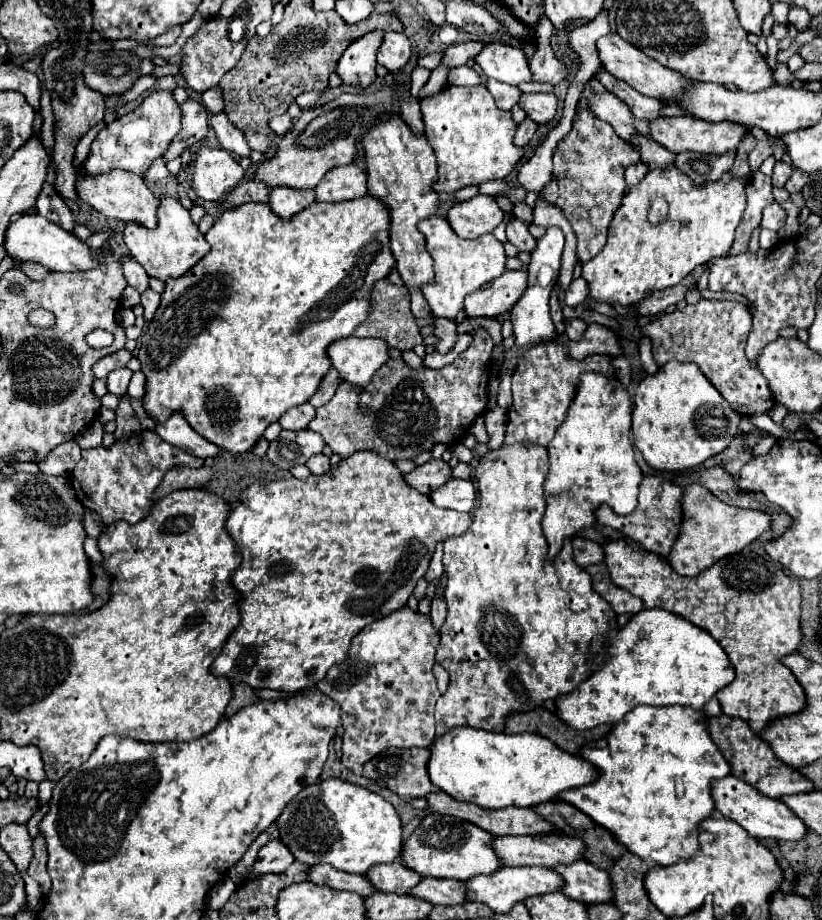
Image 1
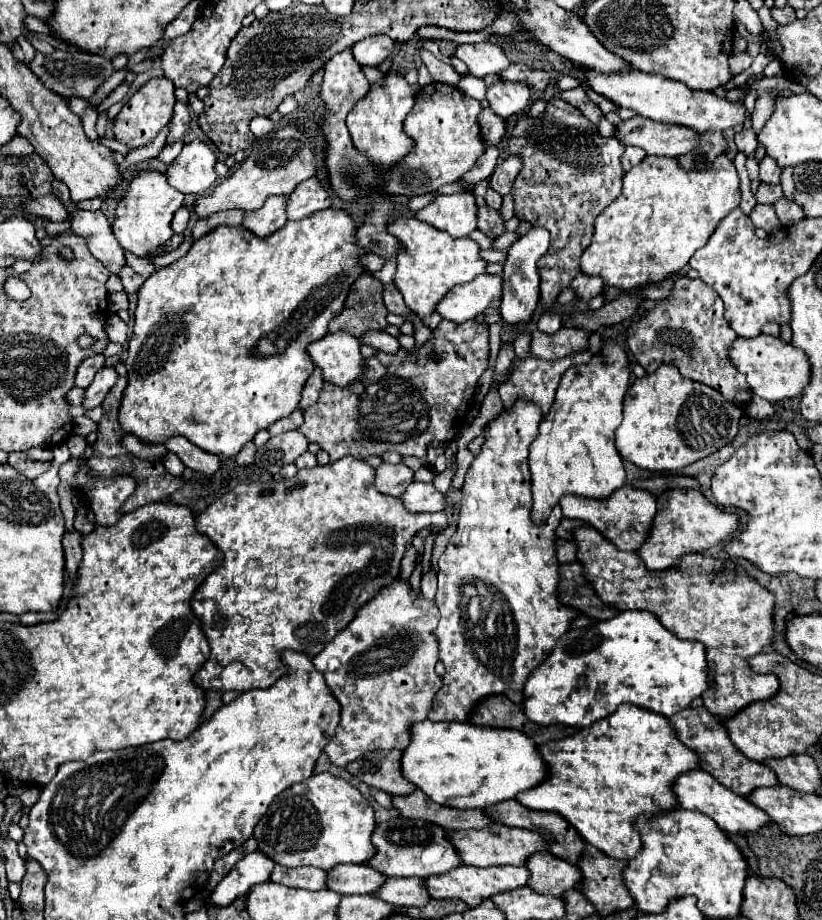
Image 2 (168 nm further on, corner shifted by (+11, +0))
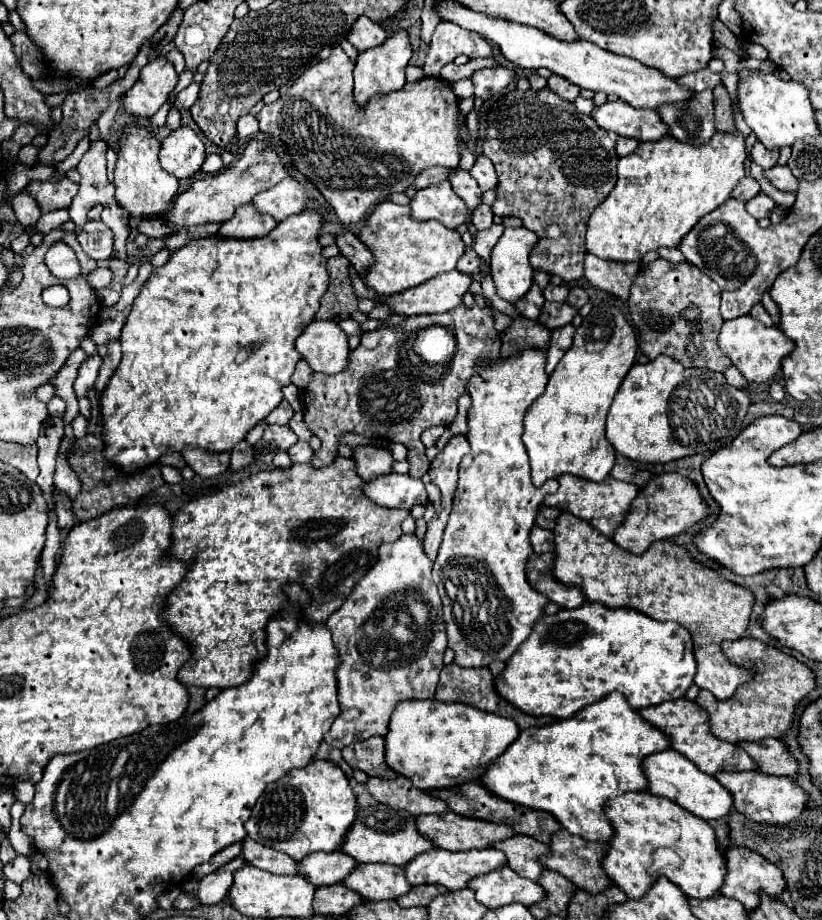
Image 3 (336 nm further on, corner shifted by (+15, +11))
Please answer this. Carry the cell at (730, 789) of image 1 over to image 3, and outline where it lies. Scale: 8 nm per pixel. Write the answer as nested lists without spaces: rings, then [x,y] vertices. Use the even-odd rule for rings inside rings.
[[[666,749],[666,751],[652,753],[652,755],[644,757],[642,769],[644,769],[646,781],[648,781],[646,791],[650,795],[666,797],[666,799],[678,803],[686,811],[690,811],[690,813],[706,819],[706,821],[726,817],[730,813],[730,809],[732,809],[730,793],[712,775],[706,775],[706,773],[698,771],[692,765],[692,761],[688,761],[686,757],[680,757],[680,753],[676,753],[674,749]]]

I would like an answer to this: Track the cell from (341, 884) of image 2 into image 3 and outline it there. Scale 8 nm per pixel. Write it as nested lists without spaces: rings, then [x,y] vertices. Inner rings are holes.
[[[342,851],[310,853],[310,857],[304,857],[298,863],[298,875],[302,875],[316,887],[342,883],[344,877],[348,877],[348,873],[352,873],[352,869],[356,867],[356,859],[348,857]]]

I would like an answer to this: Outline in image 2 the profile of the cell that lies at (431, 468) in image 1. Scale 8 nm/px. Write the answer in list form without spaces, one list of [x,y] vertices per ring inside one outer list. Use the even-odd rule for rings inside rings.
[[[382,464],[376,468],[376,488],[382,494],[400,498],[408,484],[414,482],[414,470],[404,464]]]

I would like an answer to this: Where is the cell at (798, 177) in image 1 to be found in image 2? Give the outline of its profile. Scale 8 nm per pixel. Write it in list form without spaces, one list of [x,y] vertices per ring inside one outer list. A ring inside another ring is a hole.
[[[760,184],[758,186],[758,194],[756,194],[756,200],[758,202],[764,202],[764,204],[774,204],[776,200],[780,200],[782,198],[782,186],[780,184],[776,184],[776,186],[772,186],[772,184]]]

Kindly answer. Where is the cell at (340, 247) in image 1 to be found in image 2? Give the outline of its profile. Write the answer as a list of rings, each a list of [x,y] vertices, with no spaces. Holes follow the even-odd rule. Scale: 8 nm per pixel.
[[[328,208],[324,212],[316,212],[302,220],[288,220],[280,230],[272,232],[266,238],[252,236],[250,230],[244,226],[218,226],[212,232],[204,234],[202,238],[194,240],[188,254],[174,264],[156,270],[138,290],[138,308],[134,312],[136,324],[134,324],[134,336],[128,344],[128,386],[122,396],[120,404],[120,426],[128,434],[136,434],[144,442],[164,444],[170,436],[186,436],[192,444],[200,446],[202,450],[216,454],[216,456],[236,456],[246,442],[254,438],[254,434],[262,428],[268,428],[272,422],[288,416],[292,410],[298,408],[302,388],[308,380],[308,376],[314,370],[312,358],[308,356],[308,344],[314,340],[320,340],[324,334],[328,334],[328,324],[332,318],[336,318],[344,310],[344,302],[348,298],[348,292],[356,278],[364,274],[362,256],[368,254],[362,246],[356,244],[356,222],[346,210],[334,210]]]

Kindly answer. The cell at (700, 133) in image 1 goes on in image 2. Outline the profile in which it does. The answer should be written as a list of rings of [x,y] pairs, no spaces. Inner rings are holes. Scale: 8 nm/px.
[[[634,116],[618,126],[616,138],[626,146],[646,150],[648,154],[674,158],[696,148],[700,134],[692,128],[680,128],[678,124],[664,124],[644,116]]]

